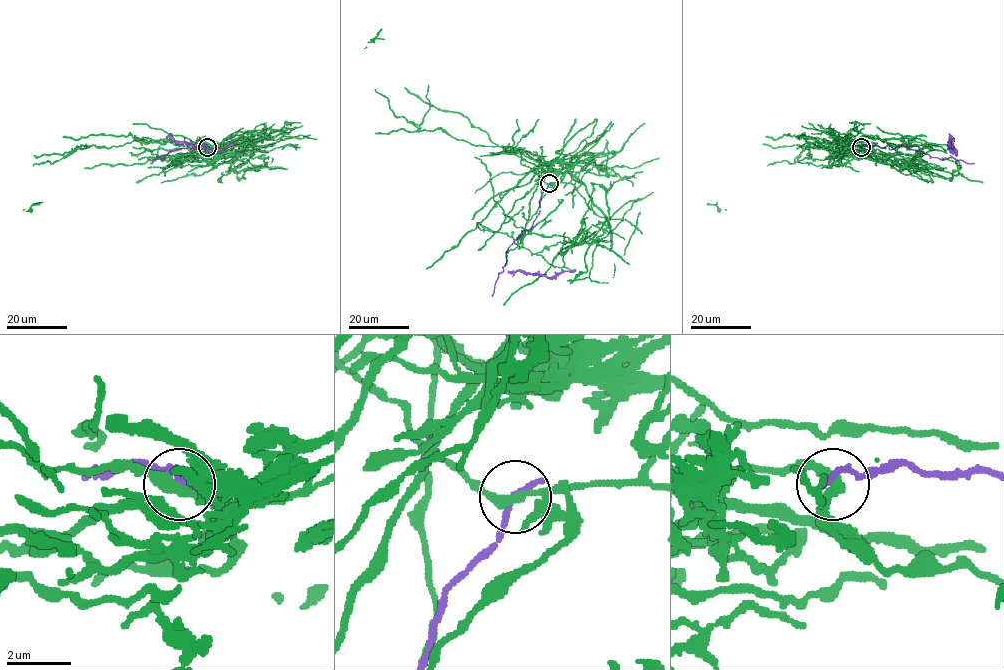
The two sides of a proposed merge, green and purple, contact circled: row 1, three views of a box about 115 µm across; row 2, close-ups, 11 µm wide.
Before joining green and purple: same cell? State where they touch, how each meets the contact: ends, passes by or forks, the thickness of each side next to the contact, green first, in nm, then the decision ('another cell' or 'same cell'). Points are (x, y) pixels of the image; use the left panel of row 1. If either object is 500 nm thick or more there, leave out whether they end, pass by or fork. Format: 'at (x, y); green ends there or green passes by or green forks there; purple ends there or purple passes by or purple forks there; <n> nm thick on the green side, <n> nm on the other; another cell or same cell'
at (207, 147); green passes by; purple ends there; 300 nm thick on the green side, 240 nm on the other; another cell

